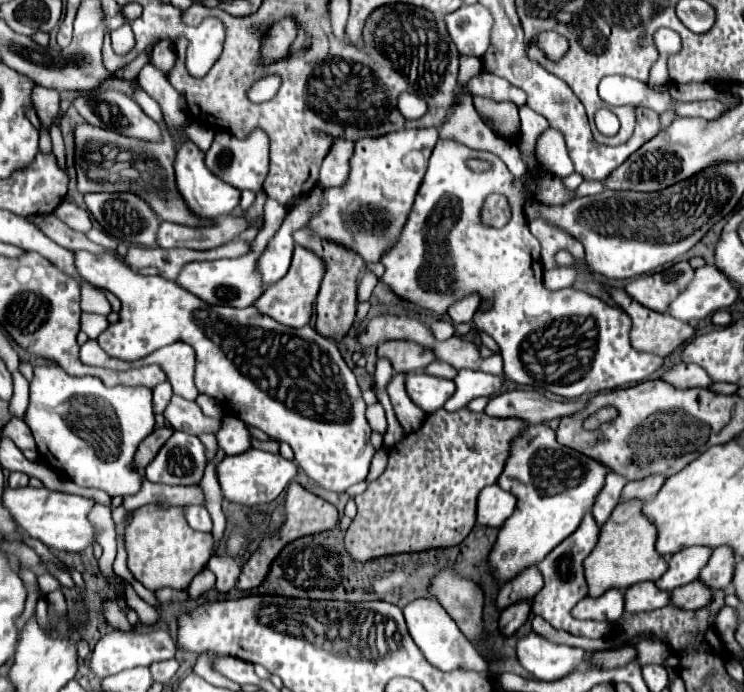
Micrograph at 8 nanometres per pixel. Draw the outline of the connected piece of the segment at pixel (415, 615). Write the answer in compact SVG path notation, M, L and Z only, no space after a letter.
M421 598L421 600L413 600L403 608L407 626L409 626L409 634L415 640L415 644L423 650L423 656L427 658L427 662L431 662L435 668L449 672L449 670L489 670L489 664L477 654L477 650L473 648L471 642L467 642L467 638L463 638L463 632L459 630L459 626L455 624L455 620L451 620L451 616L447 614L447 610L443 610L441 604L435 602L435 598Z

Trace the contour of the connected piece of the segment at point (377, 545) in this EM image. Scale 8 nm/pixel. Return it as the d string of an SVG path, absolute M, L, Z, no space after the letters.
M461 408L457 412L447 412L447 410L437 410L435 414L427 416L425 424L417 430L417 432L411 432L407 434L403 440L399 440L391 450L389 450L389 464L385 468L385 472L373 482L367 486L367 490L359 496L355 496L355 504L357 504L357 516L353 518L351 526L347 528L345 532L345 550L349 552L349 556L355 560L355 562L369 562L369 560L375 560L379 556L391 556L391 554L405 554L405 552L421 552L421 550L433 550L433 548L443 548L443 546L457 546L463 542L463 538L471 532L471 528L475 526L475 502L477 502L477 494L489 486L489 484L495 484L499 474L503 472L503 466L505 466L505 460L507 460L507 454L509 454L509 444L511 440L525 428L527 424L523 424L523 420L517 420L517 418L491 418L487 416L485 412L471 412L467 408Z

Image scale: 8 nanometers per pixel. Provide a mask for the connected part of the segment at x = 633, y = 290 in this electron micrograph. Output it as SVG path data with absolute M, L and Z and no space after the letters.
M681 260L675 264L675 276L667 276L667 272L641 276L631 280L625 290L643 306L655 312L667 312L669 304L679 296L681 290L693 280L693 268L689 260Z

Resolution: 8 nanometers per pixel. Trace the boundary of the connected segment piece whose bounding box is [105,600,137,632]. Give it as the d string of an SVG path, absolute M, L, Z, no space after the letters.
M105 600L105 618L107 618L107 622L111 622L121 632L137 630L137 626L129 624L129 620L125 618L125 612L121 612L113 600Z

